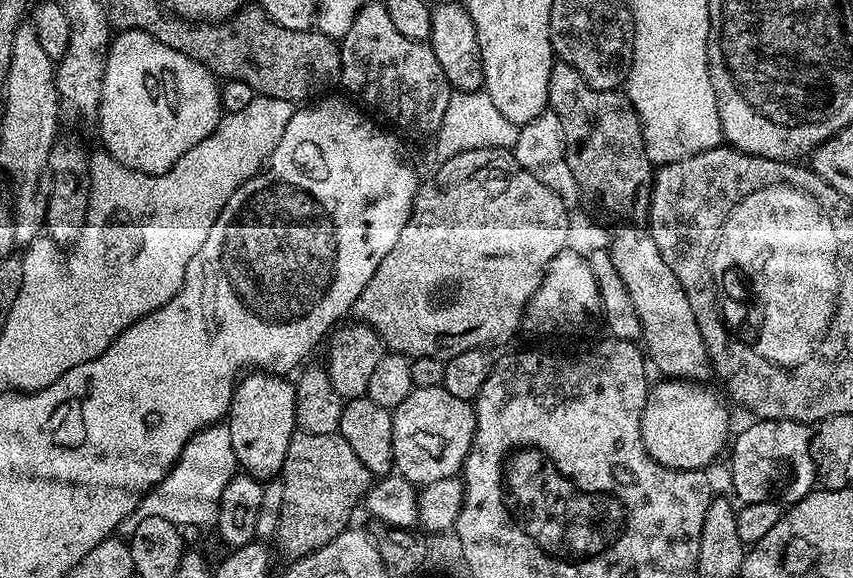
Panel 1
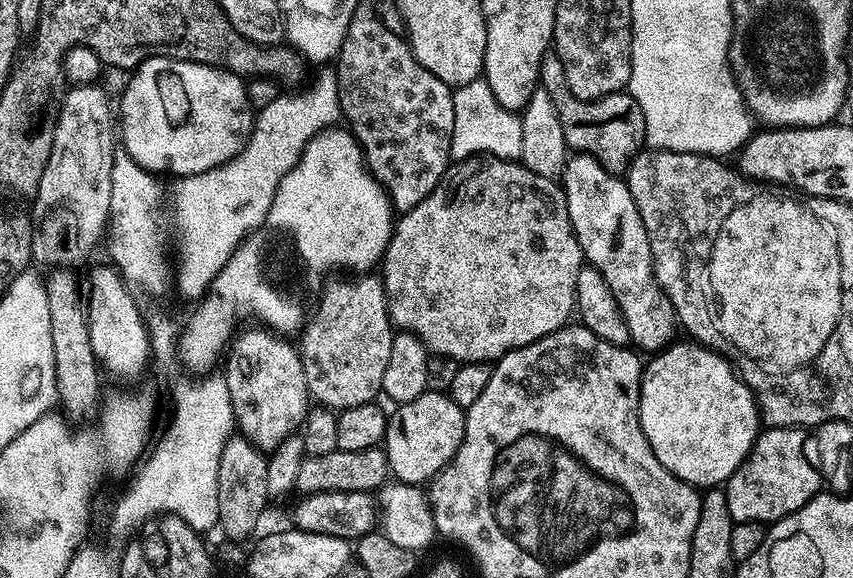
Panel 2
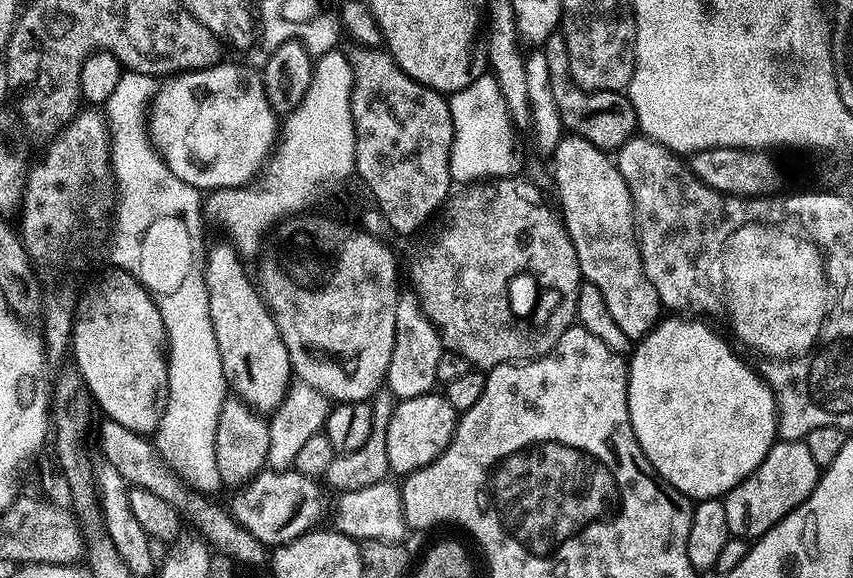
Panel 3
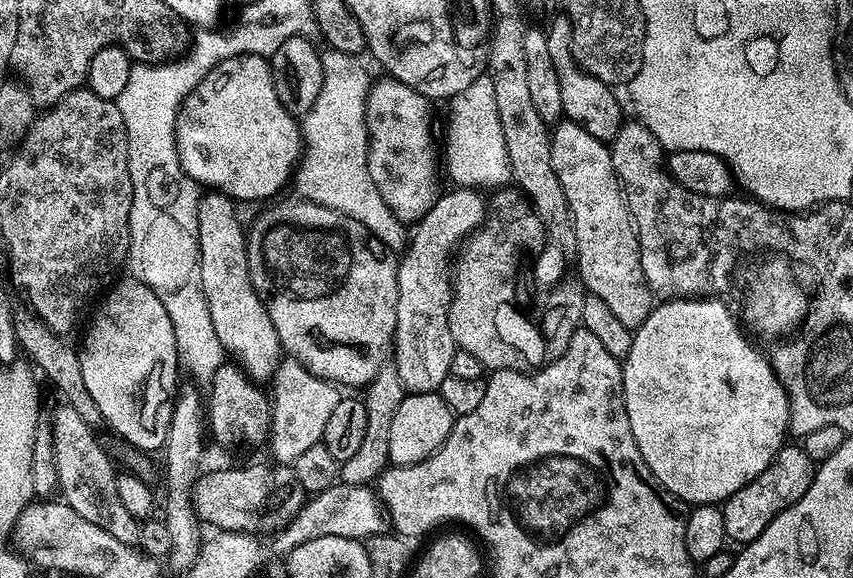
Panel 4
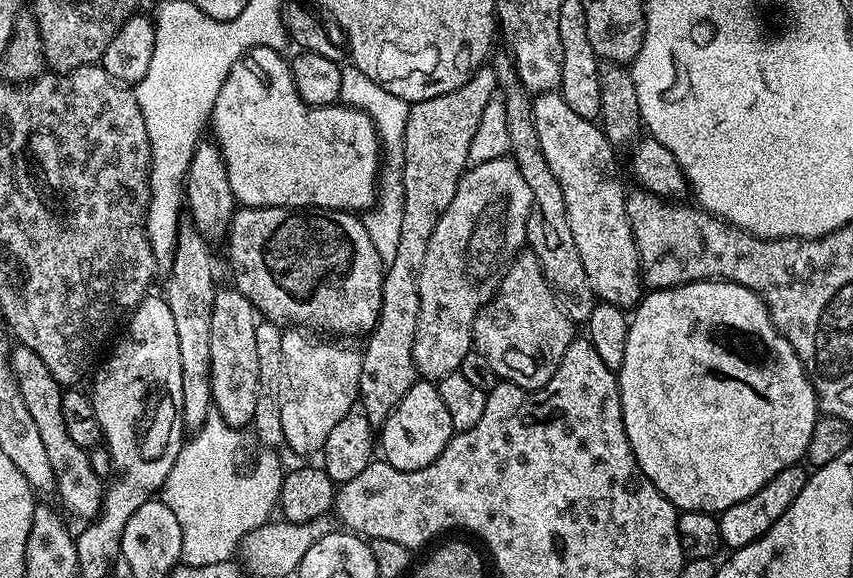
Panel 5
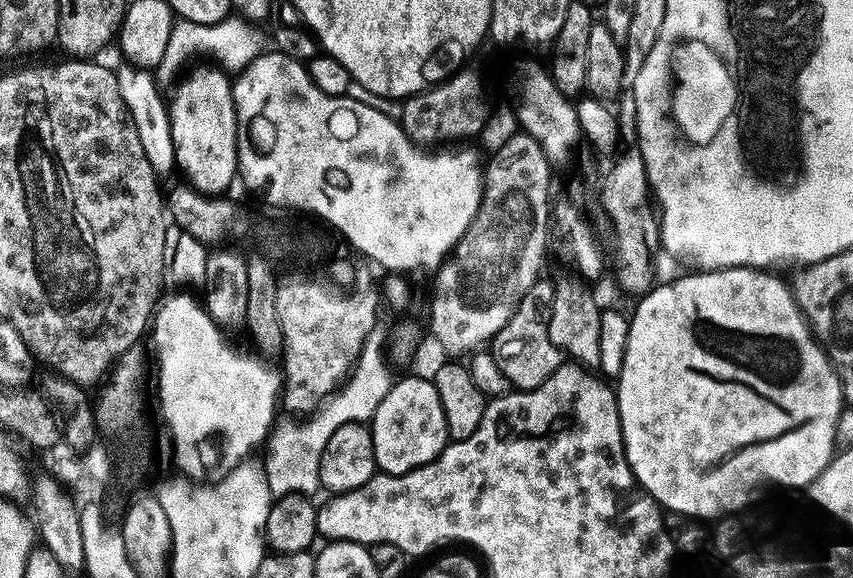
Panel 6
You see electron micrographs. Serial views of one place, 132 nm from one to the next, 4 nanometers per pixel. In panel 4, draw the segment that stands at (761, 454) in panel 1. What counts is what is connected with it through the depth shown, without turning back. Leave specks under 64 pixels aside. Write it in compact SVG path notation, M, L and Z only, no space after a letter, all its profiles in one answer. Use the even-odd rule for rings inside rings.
M796 442L785 443L784 447L778 450L770 466L766 466L766 470L758 474L758 478L742 486L742 490L738 490L730 499L724 501L722 507L726 534L728 540L736 543L736 546L743 546L758 538L762 530L766 530L766 526L770 526L770 522L774 522L774 518L782 514L782 510L794 506L798 498L802 498L802 494L810 490L810 482L814 482L818 466L804 453L799 443L792 443Z

